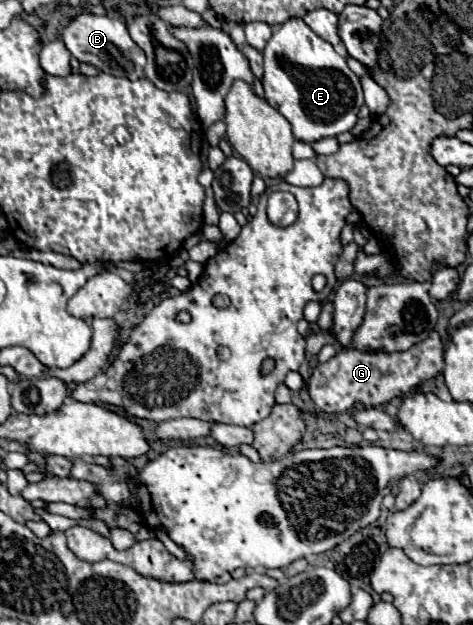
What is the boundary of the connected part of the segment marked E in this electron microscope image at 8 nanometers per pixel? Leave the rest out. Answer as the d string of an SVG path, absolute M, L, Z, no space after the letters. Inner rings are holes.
M300 19L282 23L266 43L262 85L268 103L292 123L294 137L310 145L324 137L352 131L364 105L360 79L352 73L346 59Z

